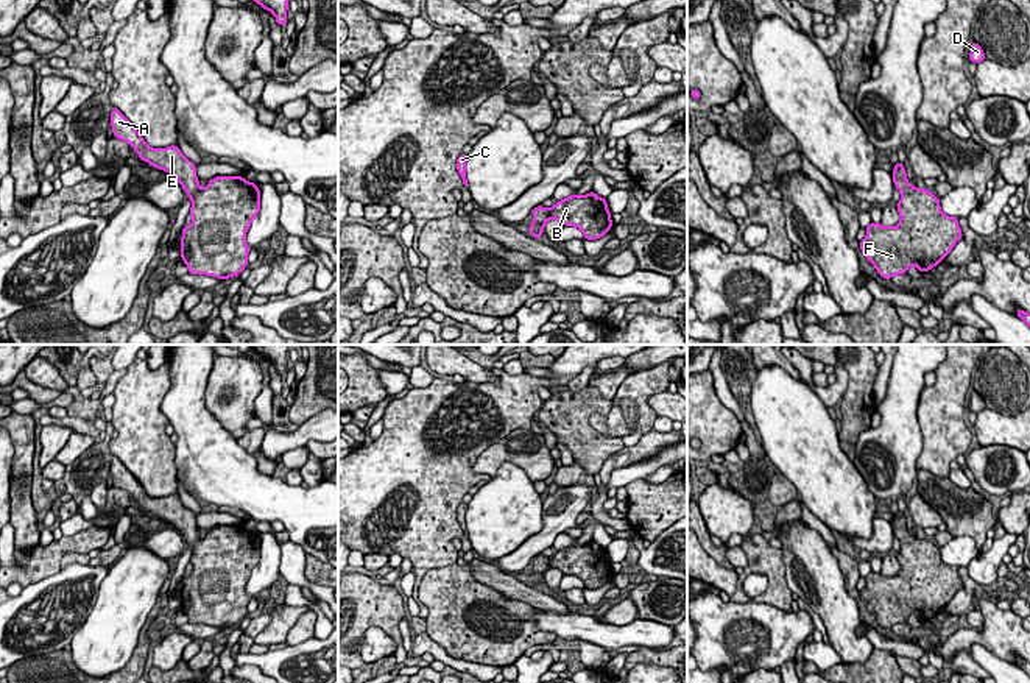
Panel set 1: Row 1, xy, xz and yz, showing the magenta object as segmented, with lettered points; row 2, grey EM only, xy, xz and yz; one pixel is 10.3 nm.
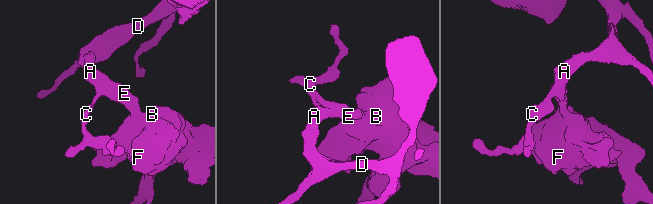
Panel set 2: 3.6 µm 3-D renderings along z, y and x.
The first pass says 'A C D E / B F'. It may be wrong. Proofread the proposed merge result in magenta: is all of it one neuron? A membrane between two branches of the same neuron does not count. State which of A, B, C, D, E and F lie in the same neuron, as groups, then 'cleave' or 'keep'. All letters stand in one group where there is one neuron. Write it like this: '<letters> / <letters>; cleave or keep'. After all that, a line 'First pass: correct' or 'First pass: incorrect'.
A B C D E F; keep
First pass: incorrect

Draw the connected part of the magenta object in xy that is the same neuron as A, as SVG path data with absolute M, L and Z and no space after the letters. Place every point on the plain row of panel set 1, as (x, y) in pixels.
M112 457L115 488L125 490L139 507L175 526L192 549L192 572L181 579L181 607L190 624L231 628L249 613L245 591L251 571L260 560L260 538L243 526L217 526L201 538L196 515L178 494L151 497L132 472Z

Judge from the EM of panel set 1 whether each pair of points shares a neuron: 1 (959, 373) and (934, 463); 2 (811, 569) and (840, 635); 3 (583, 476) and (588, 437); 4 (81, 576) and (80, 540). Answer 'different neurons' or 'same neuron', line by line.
1: same neuron
2: same neuron
3: different neurons
4: different neurons

